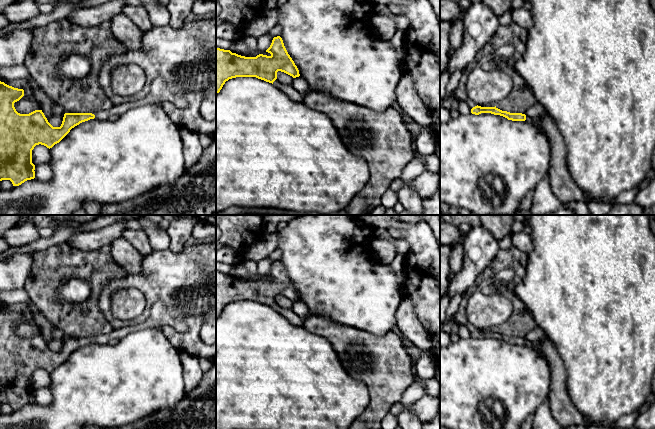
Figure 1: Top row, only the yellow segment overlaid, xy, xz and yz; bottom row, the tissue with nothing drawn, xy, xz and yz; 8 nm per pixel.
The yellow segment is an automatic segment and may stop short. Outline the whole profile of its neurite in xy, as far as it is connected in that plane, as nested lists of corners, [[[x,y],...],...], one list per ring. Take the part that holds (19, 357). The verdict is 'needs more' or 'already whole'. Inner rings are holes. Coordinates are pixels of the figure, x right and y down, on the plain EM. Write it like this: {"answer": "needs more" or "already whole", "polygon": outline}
{"answer": "needs more", "polygon": [[[155,302],[151,308],[149,318],[138,325],[114,328],[112,332],[93,337],[65,337],[60,351],[53,351],[45,341],[42,334],[35,334],[29,338],[20,338],[16,335],[14,327],[24,320],[24,314],[14,312],[0,305],[0,405],[10,404],[13,410],[19,410],[27,404],[35,402],[35,389],[32,387],[32,374],[36,369],[52,372],[59,367],[72,352],[90,343],[108,344],[122,339],[132,332],[143,329],[156,329],[161,331],[165,325],[172,326],[178,332],[187,332],[185,322],[174,319],[163,302]]]}

